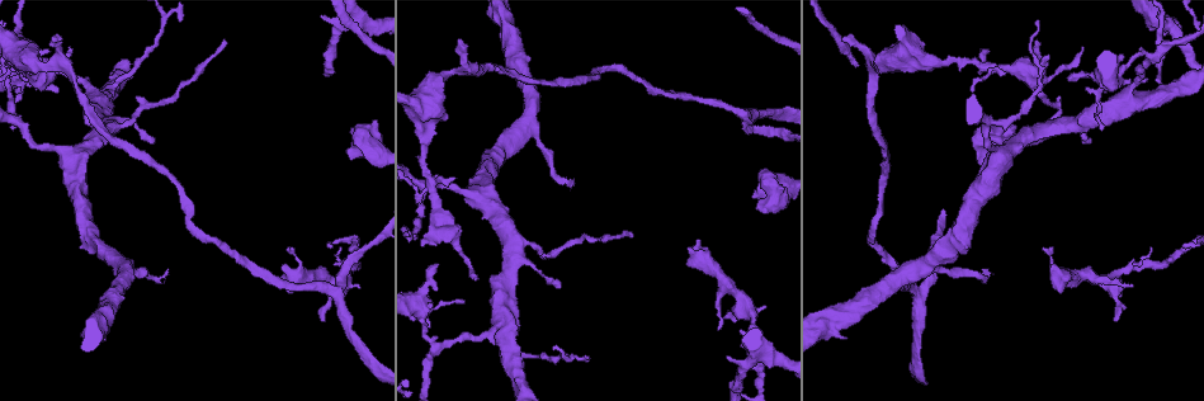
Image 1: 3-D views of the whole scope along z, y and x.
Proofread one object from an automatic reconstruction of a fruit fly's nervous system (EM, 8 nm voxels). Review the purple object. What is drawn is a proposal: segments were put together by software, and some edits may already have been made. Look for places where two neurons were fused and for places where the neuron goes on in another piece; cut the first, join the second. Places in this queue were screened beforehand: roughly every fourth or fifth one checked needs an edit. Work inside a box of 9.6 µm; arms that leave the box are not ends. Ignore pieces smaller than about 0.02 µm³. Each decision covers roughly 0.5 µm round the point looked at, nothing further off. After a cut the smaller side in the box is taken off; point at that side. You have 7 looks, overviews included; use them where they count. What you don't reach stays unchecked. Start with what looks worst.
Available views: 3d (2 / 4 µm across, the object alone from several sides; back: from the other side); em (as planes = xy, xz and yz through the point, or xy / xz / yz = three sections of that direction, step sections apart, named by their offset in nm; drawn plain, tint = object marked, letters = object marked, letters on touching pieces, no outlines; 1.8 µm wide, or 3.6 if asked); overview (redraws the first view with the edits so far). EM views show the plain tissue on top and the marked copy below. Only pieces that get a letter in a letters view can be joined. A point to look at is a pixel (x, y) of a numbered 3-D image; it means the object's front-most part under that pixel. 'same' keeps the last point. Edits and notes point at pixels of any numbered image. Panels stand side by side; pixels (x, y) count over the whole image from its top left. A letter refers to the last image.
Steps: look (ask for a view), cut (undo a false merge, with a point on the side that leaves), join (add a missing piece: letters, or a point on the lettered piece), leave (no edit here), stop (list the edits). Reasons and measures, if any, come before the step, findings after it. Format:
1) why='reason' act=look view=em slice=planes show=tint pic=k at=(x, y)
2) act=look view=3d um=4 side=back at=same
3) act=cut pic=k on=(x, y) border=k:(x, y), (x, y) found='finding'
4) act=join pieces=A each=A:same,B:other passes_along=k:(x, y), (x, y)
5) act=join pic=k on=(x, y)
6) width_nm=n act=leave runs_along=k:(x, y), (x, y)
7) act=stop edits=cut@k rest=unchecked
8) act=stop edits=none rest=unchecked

why='side arm on a straight run' act=look view=em slice=xz step=4 show=tint pic=1 at=(430, 184)

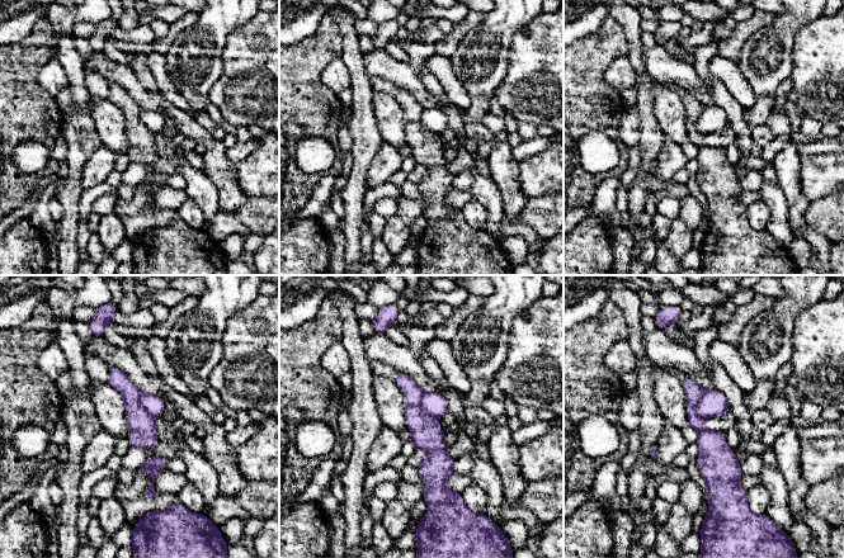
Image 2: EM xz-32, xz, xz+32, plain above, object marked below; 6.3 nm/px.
act=look view=em slice=planes show=letters at=same

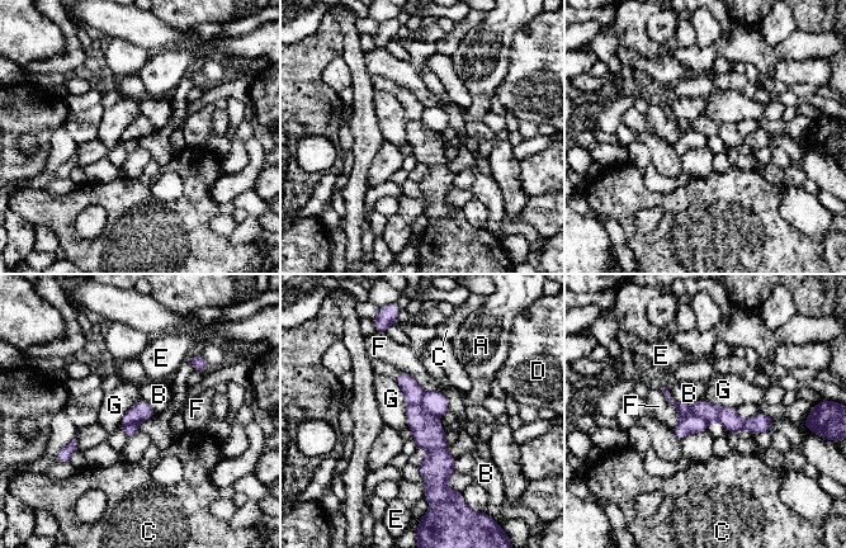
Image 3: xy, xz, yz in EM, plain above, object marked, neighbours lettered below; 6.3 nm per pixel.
longest_contact=G:320nm act=cut pic=3 on=(429, 435) each=A:other,B:other,C:other,D:other,E:other,F:other,G:other part_leaving=3:(402, 374), (435, 445), (429, 492) found='two neurons meet here'

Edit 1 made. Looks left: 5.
why='branch point' act=look view=em um=3.6 slice=planes show=tint pic=1 at=(1110, 79)

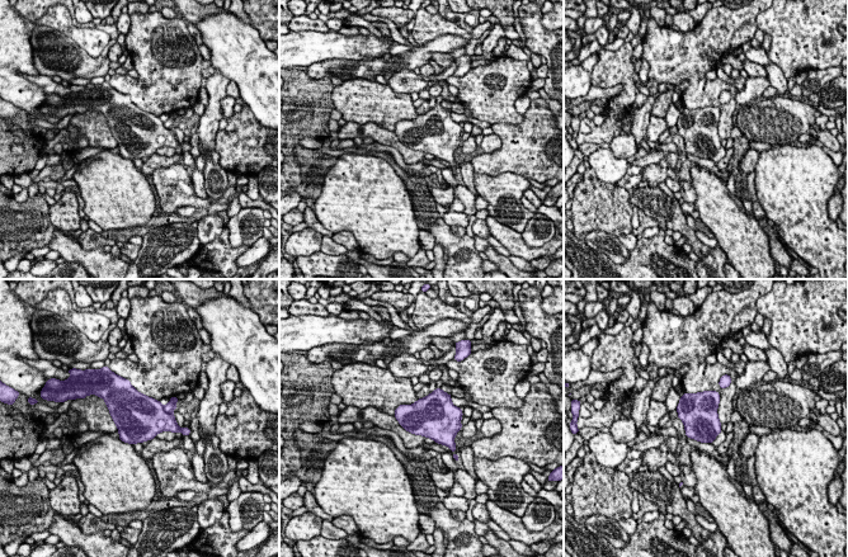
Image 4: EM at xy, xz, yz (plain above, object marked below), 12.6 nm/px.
why='see the neighbours' act=look view=em um=3.6 slice=planes show=letters at=same

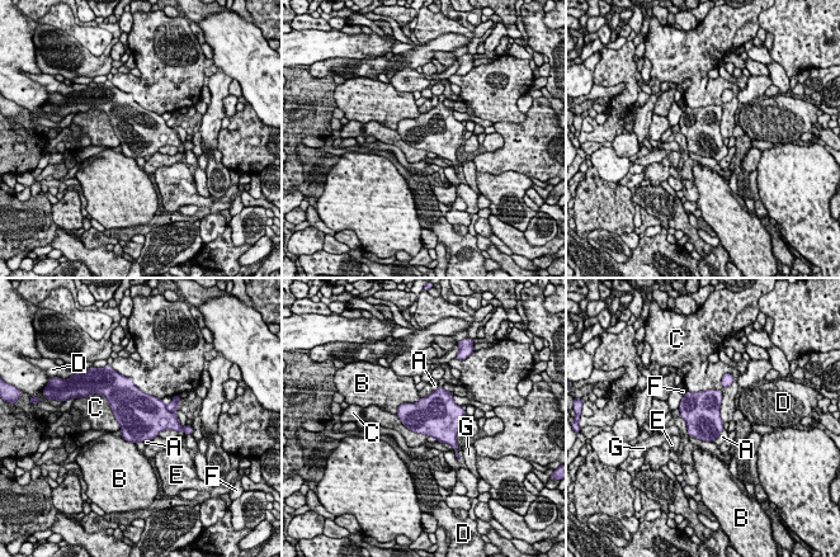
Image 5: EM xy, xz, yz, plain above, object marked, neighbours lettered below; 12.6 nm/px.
width_nm=460 act=cut pic=5 on=(150, 415) each=A:other,B:other,C:other,D:other,E:other,F:other,G:other border=5:(165, 405), (169, 410), (174, 411) found='a second neuron is stuck on'

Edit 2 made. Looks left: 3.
act=stop edits=cut@3,cut@5 rest=unchecked

